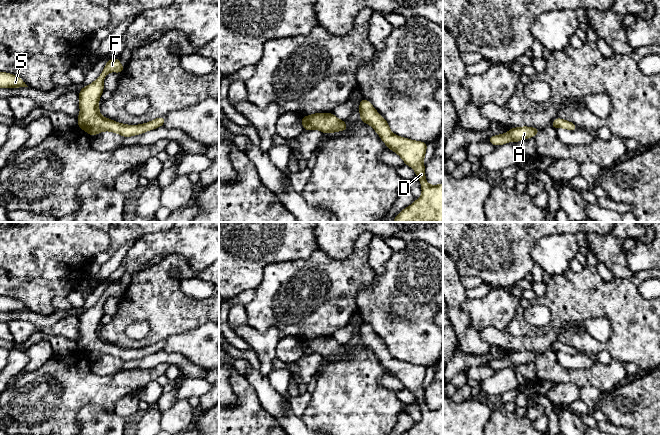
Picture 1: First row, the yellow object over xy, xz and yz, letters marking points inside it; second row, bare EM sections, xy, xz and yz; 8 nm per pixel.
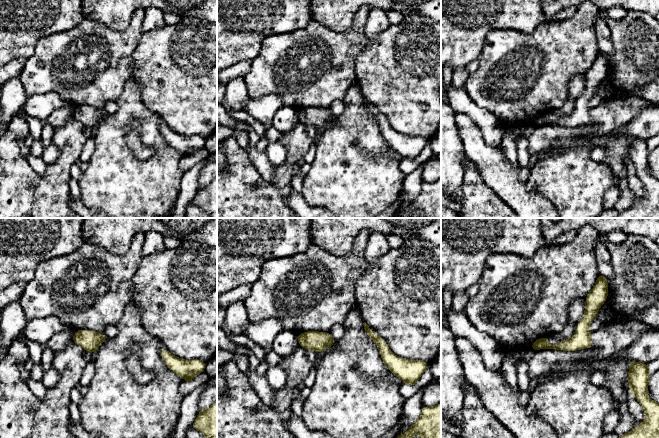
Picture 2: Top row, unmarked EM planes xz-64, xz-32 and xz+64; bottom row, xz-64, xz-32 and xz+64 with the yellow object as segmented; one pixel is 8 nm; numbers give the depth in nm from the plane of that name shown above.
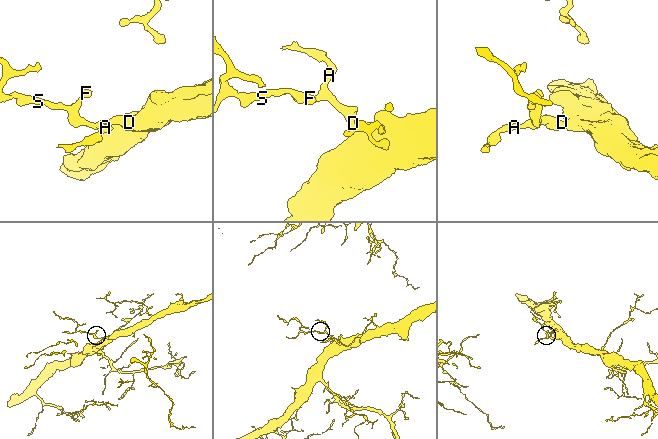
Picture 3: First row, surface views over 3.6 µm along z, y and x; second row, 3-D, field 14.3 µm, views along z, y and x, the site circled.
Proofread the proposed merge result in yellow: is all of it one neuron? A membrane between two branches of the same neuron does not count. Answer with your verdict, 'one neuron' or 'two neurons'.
one neuron

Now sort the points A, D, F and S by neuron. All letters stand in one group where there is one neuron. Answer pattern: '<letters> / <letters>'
A D F S

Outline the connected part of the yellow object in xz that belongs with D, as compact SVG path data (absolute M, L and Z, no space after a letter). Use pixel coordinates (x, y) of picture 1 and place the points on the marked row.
M361 99L359 111L360 119L372 126L386 146L397 153L405 165L413 168L420 179L421 197L403 209L393 222L443 222L443 183L429 185L425 177L426 167L422 164L427 143L393 134L387 121L366 99Z

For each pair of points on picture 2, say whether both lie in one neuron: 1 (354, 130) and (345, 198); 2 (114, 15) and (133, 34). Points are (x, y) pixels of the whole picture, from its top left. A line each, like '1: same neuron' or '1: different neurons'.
1: same neuron
2: different neurons

